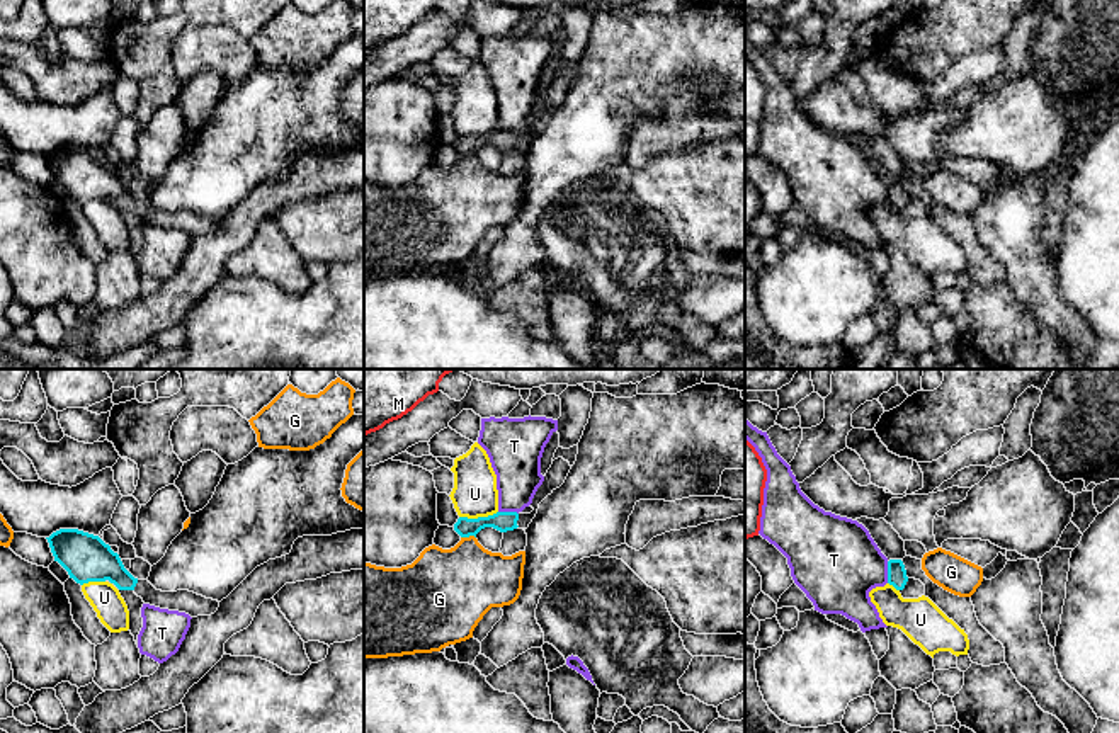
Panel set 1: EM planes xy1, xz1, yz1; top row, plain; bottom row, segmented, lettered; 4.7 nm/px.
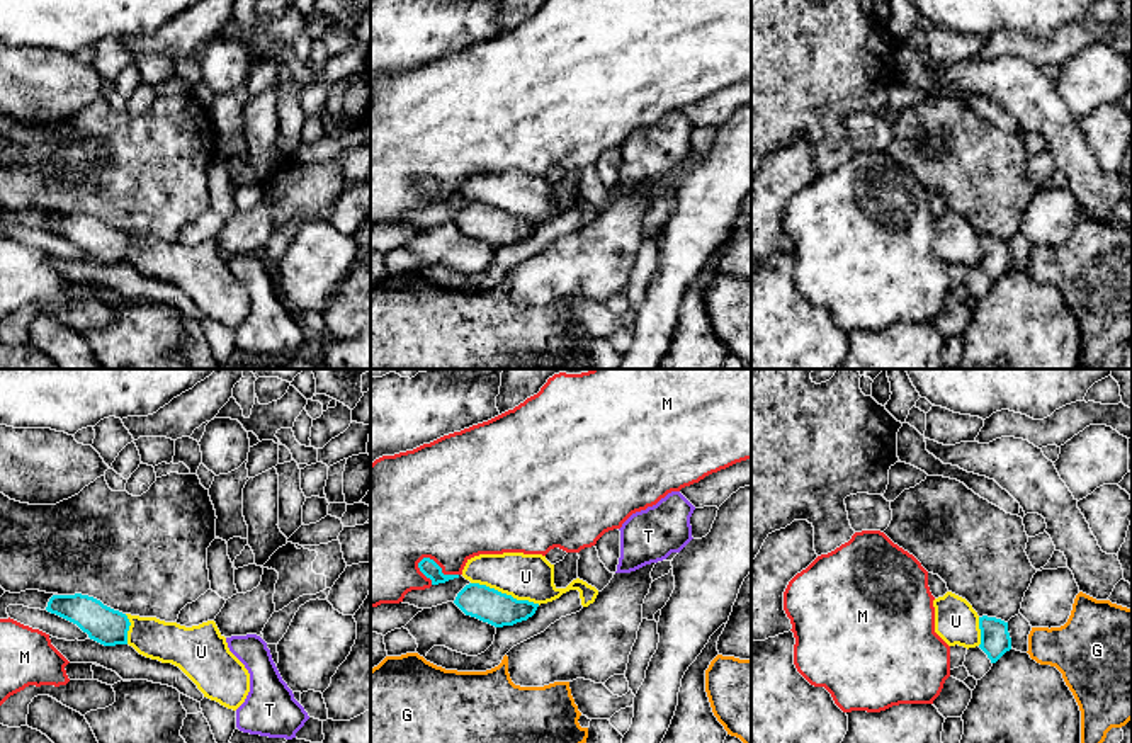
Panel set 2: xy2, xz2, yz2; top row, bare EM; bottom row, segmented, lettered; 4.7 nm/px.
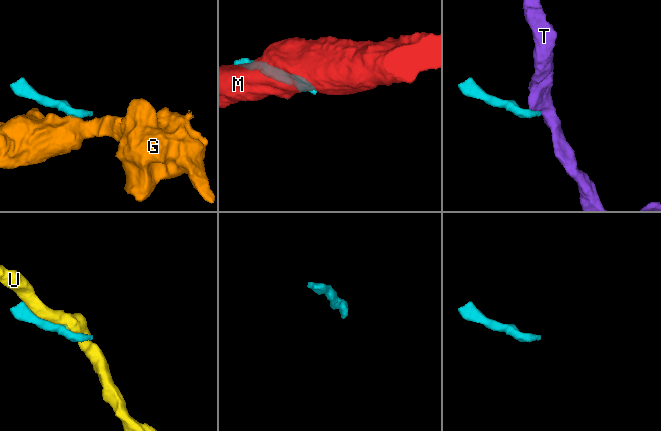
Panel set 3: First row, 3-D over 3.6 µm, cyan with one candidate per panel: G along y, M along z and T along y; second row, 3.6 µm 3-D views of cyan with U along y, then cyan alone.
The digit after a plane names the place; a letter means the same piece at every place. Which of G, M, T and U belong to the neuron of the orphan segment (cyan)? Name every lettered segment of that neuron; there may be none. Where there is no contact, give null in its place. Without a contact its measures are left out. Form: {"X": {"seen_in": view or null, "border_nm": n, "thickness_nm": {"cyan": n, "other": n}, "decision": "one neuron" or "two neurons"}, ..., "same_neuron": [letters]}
{"G": {"seen_in": "xz1", "border_nm": 70, "thickness_nm": {"cyan": 100, "other": 380}, "decision": "two neurons"}, "M": {"seen_in": "xz2", "border_nm": 200, "thickness_nm": {"cyan": 80, "other": 440}, "decision": "two neurons"}, "T": {"seen_in": "yz1", "border_nm": 100, "thickness_nm": {"cyan": 100, "other": 400}, "decision": "two neurons"}, "U": {"seen_in": "xz2", "border_nm": 340, "thickness_nm": {"cyan": 160, "other": 220}, "decision": "two neurons"}, "same_neuron": []}

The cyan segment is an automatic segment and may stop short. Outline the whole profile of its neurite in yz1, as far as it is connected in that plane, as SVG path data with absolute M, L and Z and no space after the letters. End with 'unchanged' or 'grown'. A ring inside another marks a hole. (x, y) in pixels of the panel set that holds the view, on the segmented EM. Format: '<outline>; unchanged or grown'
M901 560L888 561L888 583L896 590L903 590L908 582L906 570Z; unchanged

